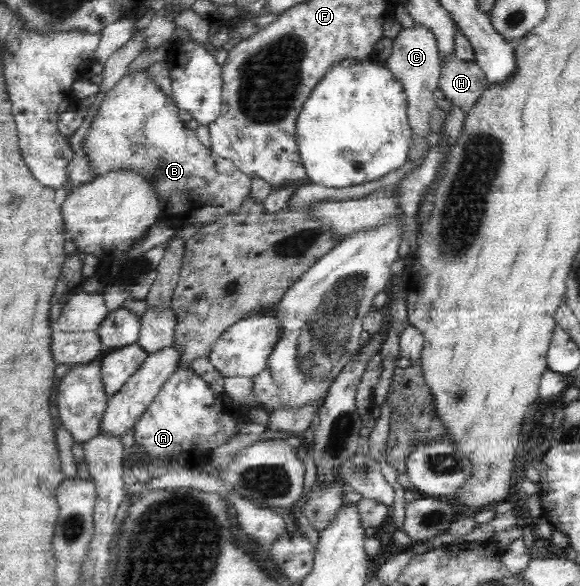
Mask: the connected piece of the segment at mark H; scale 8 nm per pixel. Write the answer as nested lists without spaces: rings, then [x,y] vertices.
[[[451,57],[442,64],[440,71],[438,88],[444,101],[466,113],[490,86],[476,62],[463,62],[457,57]]]

